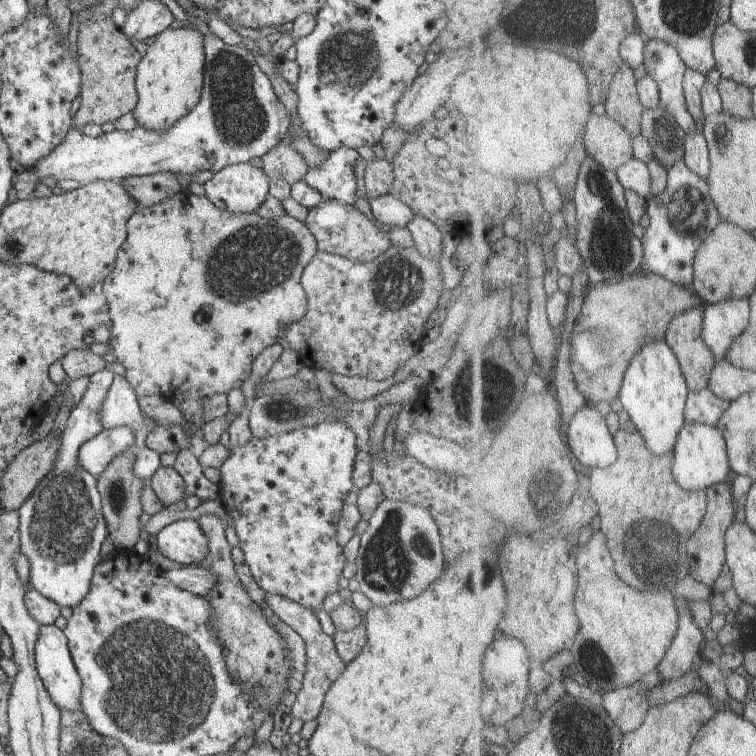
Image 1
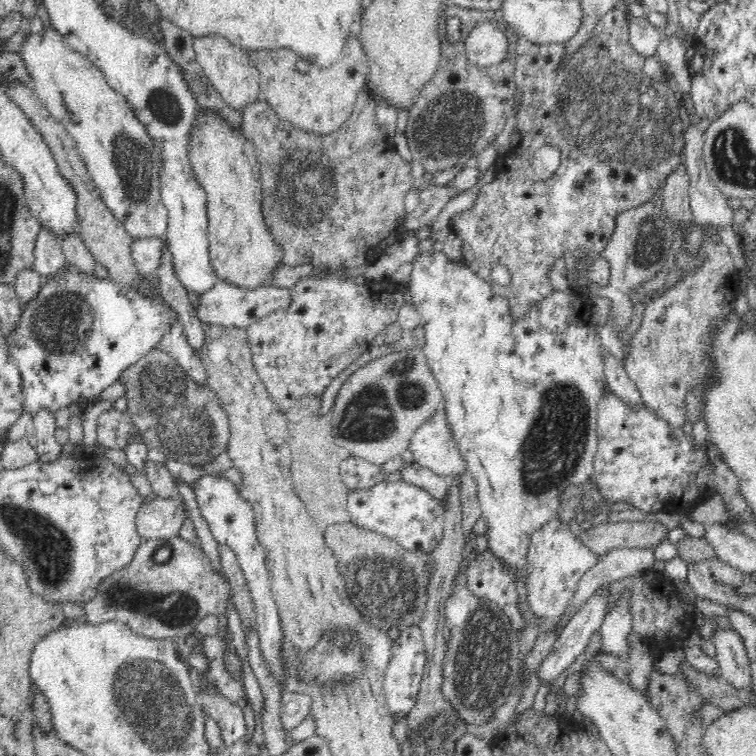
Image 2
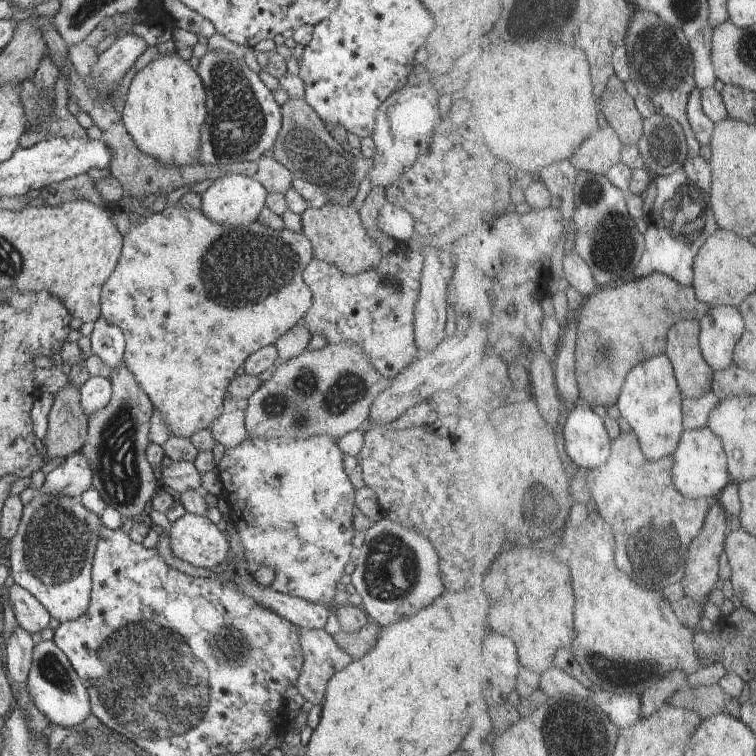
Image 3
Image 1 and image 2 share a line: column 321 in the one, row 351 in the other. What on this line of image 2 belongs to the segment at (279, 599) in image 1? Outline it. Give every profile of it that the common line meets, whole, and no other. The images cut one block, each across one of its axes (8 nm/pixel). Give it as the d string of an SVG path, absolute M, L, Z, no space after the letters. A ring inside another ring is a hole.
M709 224L705 226L705 243L700 253L707 256L706 262L698 267L693 276L684 277L674 288L650 300L644 311L642 326L629 338L628 355L623 363L627 375L638 387L643 403L672 427L682 427L686 421L684 411L686 393L705 380L710 368L708 350L712 348L710 344L714 340L714 336L710 336L710 328L722 325L722 321L734 310L736 294L741 284L741 276L737 273L729 249L722 243L718 230Z

